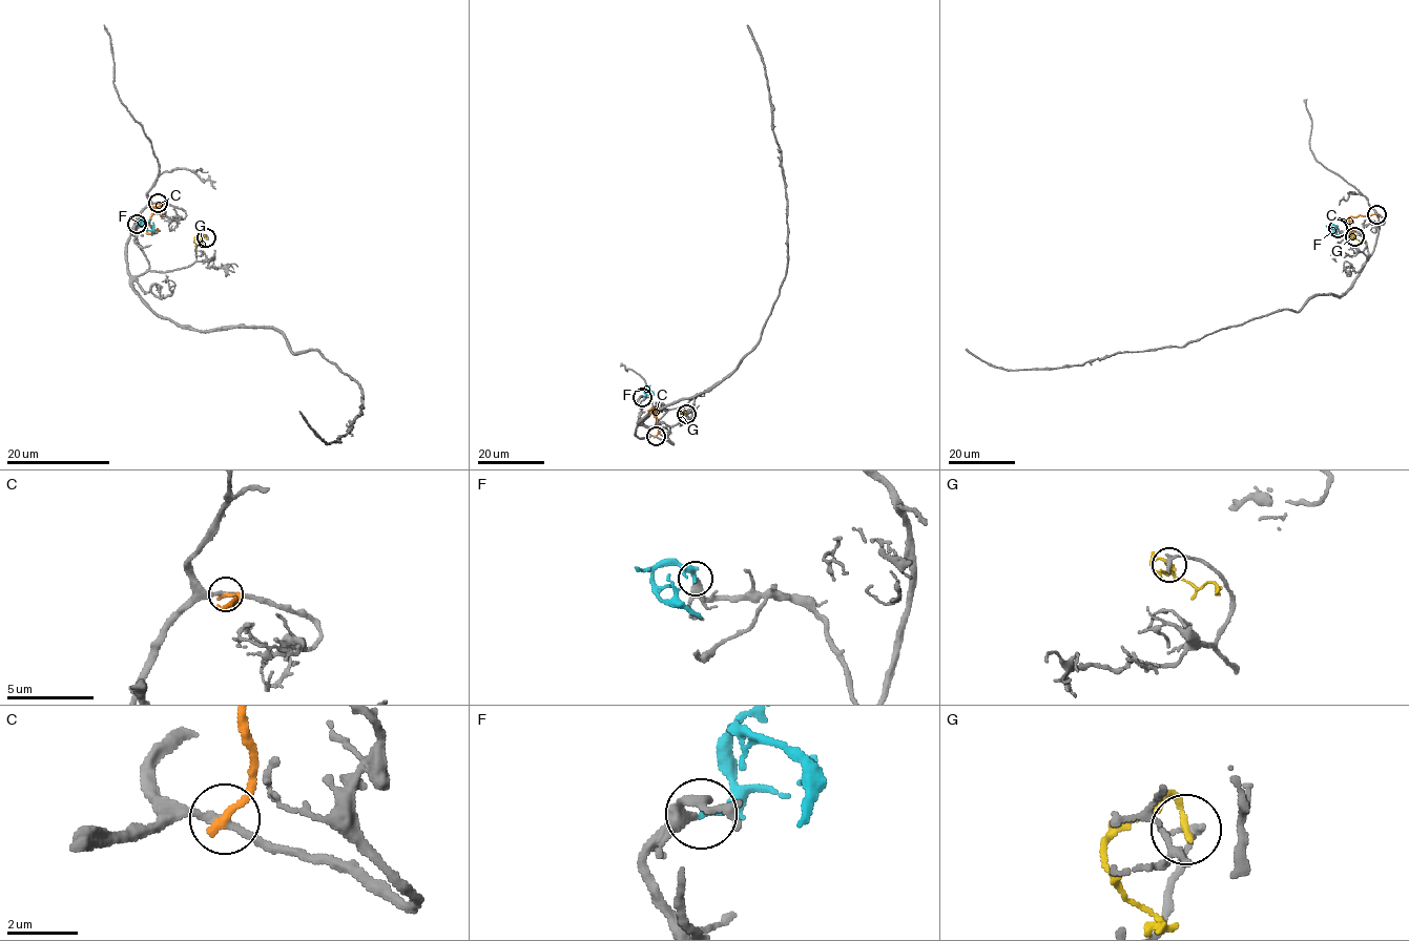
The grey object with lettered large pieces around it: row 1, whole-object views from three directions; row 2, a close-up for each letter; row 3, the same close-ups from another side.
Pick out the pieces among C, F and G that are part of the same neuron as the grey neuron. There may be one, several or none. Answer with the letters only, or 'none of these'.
F

